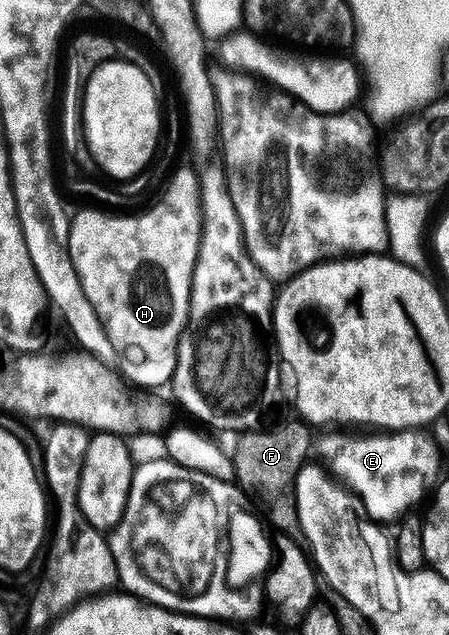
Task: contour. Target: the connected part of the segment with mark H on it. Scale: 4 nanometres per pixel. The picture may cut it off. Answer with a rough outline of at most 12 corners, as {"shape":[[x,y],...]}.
{"shape":[[179,167],[142,218],[79,211],[69,257],[128,384],[171,382],[203,232]]}

